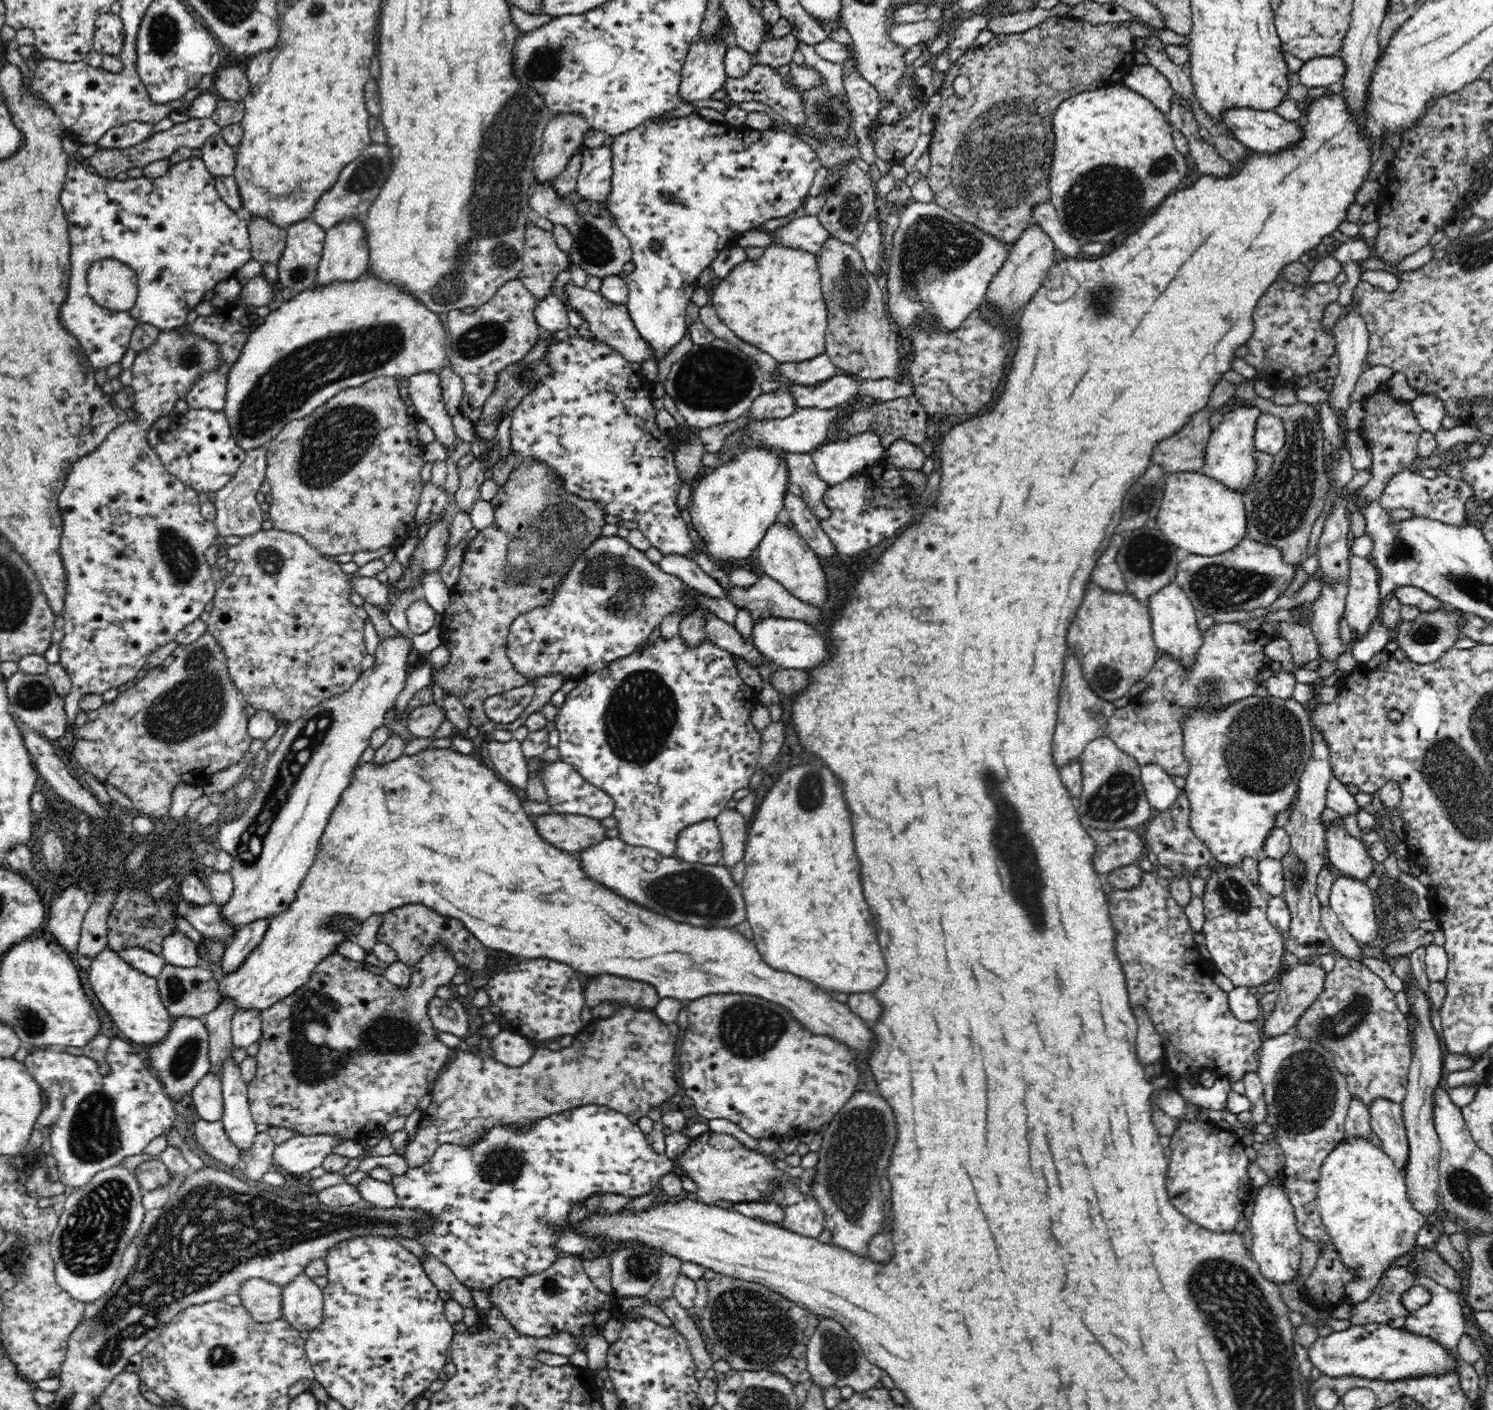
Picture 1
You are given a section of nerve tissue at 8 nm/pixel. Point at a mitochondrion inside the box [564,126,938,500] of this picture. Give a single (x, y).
(716, 378)

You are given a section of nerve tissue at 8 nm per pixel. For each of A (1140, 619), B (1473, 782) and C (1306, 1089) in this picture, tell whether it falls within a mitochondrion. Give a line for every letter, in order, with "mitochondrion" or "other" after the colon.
A: other
B: mitochondrion
C: mitochondrion

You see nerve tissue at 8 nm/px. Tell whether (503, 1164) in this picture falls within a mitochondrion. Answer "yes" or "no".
yes

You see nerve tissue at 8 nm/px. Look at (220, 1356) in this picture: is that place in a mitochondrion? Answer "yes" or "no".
yes

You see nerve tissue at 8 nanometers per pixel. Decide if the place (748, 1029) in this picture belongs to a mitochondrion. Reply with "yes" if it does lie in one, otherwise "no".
yes

